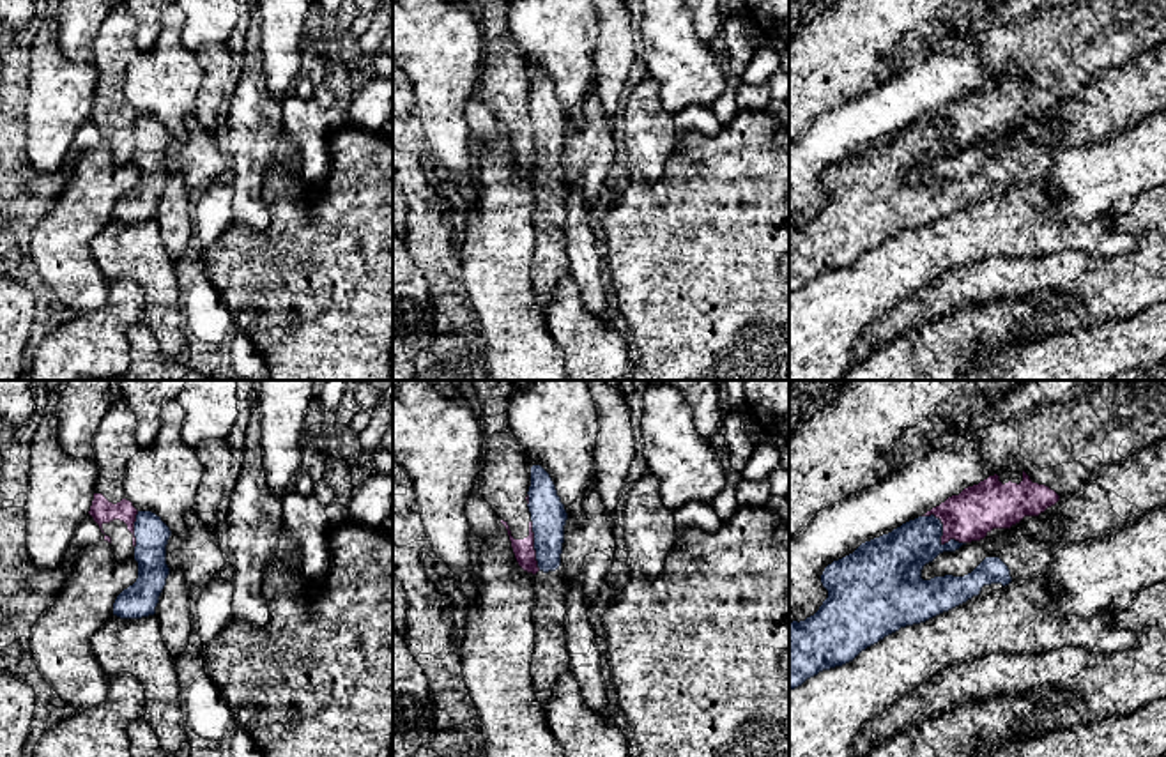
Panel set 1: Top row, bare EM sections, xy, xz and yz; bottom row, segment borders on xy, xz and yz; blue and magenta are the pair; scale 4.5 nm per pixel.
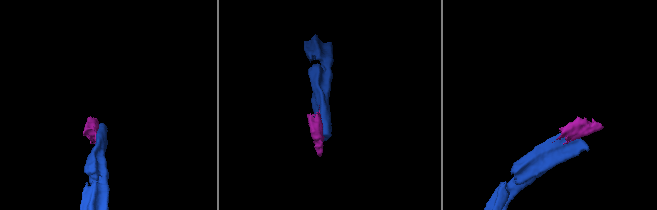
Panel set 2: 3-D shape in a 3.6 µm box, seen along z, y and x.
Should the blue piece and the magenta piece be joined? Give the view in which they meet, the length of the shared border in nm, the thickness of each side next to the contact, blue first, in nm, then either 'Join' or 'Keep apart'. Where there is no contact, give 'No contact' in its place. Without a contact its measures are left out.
Touches blue in yz. Shared border 240 nm. Thickness 260 nm (blue) against 220 nm. Keep apart

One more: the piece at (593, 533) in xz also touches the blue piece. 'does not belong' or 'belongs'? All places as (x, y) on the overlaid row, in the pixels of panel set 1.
does not belong

